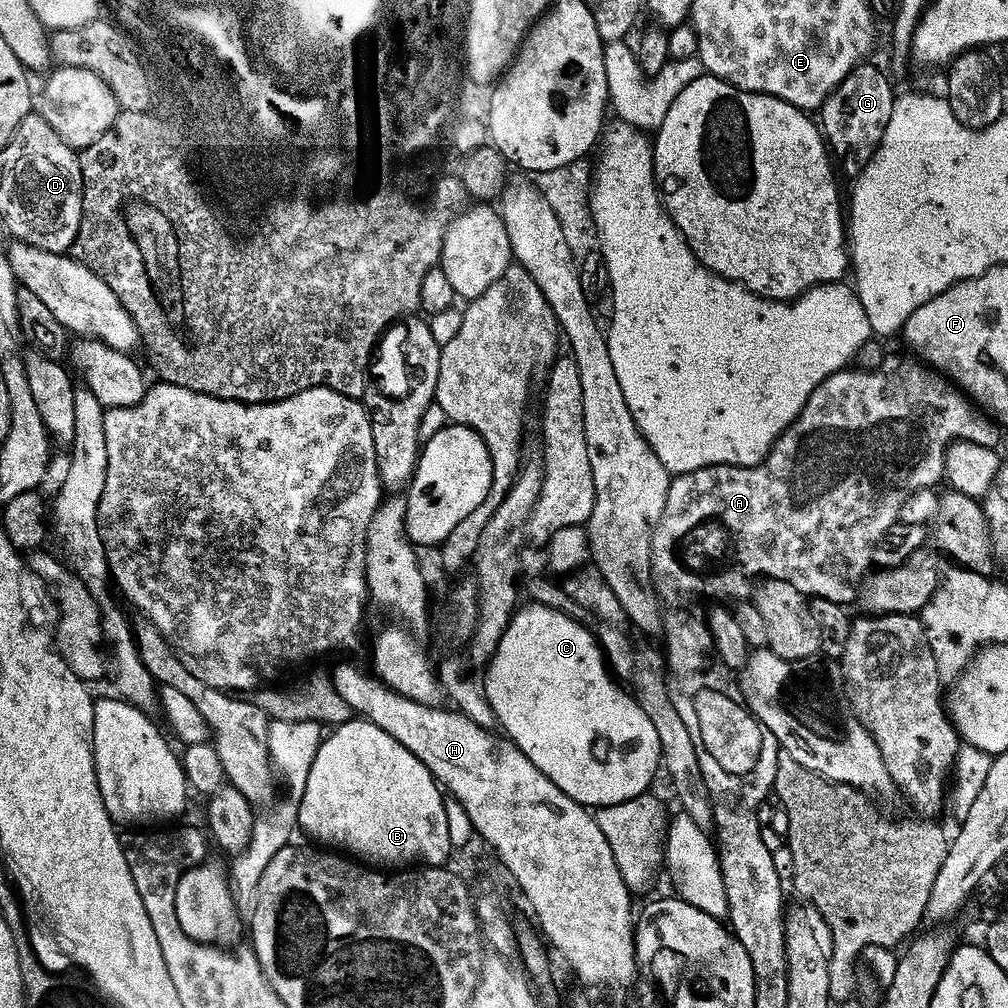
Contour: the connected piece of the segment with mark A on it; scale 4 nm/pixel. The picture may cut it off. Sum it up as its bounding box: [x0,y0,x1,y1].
[668,354,1002,602]

